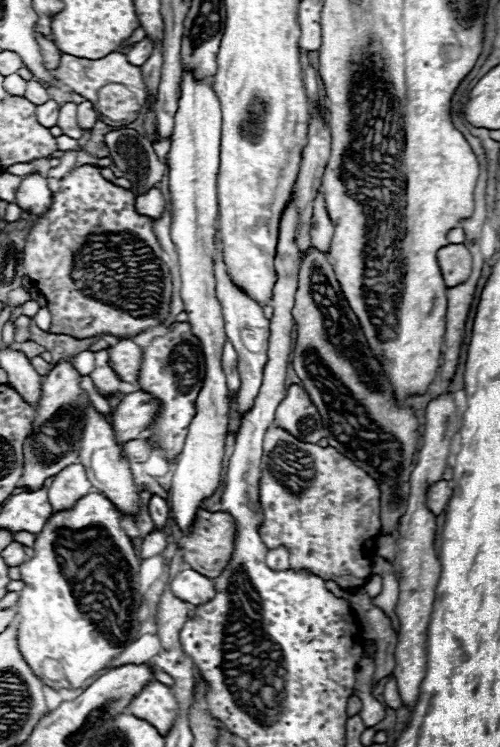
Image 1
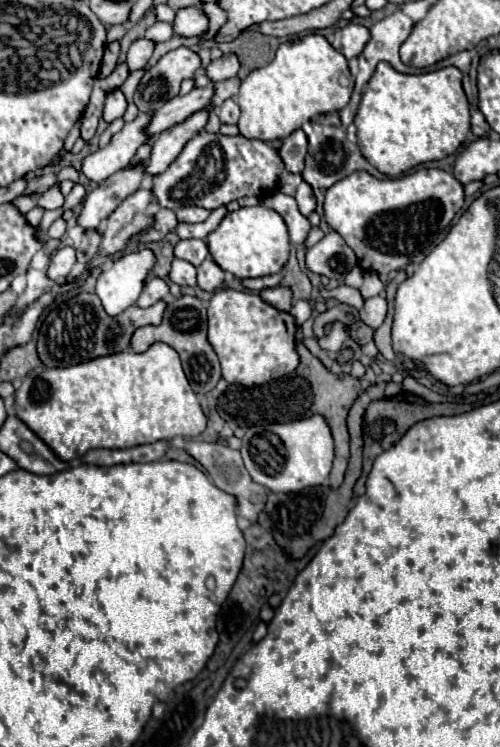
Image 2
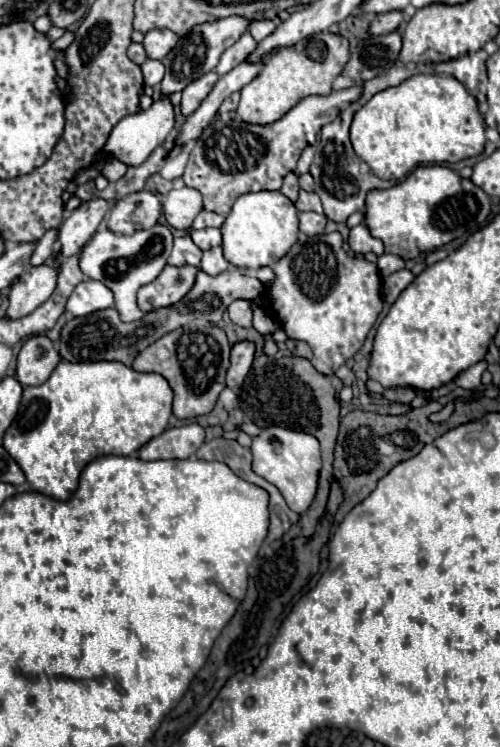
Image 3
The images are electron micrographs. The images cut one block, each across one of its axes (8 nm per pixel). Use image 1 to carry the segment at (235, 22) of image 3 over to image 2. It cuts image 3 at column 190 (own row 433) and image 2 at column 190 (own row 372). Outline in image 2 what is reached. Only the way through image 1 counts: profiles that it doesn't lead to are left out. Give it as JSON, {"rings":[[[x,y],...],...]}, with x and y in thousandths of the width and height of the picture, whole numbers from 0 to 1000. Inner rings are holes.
{"rings":[[[352,64],[328,72],[280,107],[268,137],[280,150],[308,150],[360,123],[360,110],[384,104],[400,91],[400,75],[380,64]]]}

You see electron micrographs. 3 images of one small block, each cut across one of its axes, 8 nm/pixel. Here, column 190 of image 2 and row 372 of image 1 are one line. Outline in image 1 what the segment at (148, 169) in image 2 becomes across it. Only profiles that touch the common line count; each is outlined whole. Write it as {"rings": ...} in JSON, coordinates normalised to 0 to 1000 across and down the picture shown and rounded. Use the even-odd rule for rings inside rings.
{"rings":[[[260,452],[232,455],[220,466],[220,490],[236,498],[236,506],[248,511],[276,511],[276,495],[284,485],[284,469]]]}

